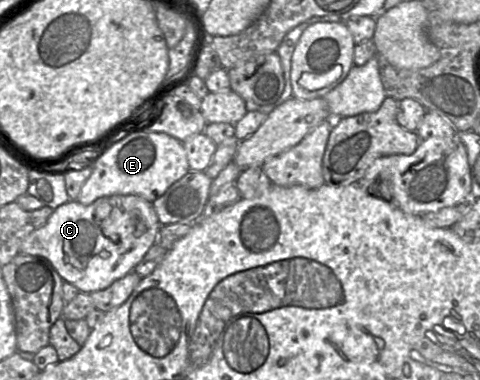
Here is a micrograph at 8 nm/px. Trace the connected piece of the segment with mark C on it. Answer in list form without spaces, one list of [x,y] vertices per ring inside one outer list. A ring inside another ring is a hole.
[[[138,195],[100,197],[90,205],[69,200],[54,209],[44,225],[23,239],[19,254],[46,258],[64,281],[77,287],[80,292],[90,294],[109,287],[114,281],[134,271],[148,250],[158,242],[160,228],[153,203]]]

